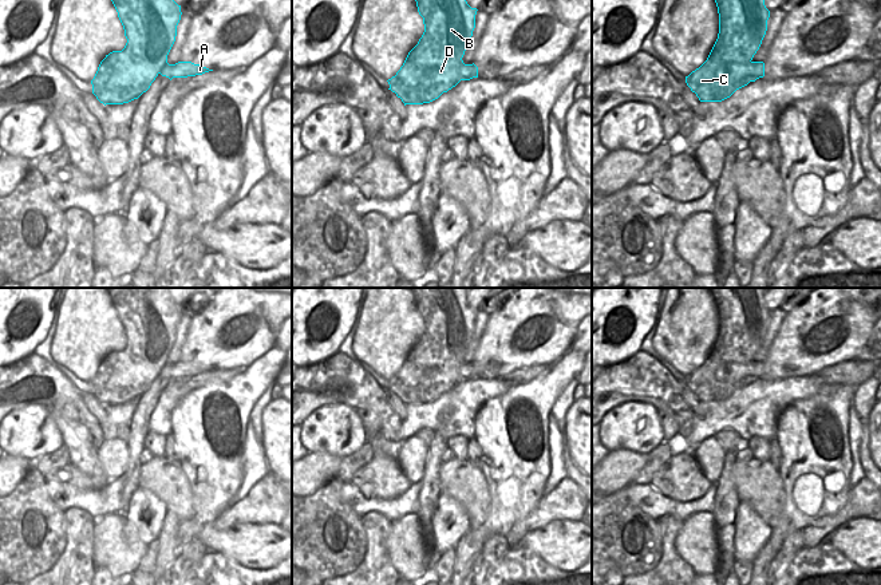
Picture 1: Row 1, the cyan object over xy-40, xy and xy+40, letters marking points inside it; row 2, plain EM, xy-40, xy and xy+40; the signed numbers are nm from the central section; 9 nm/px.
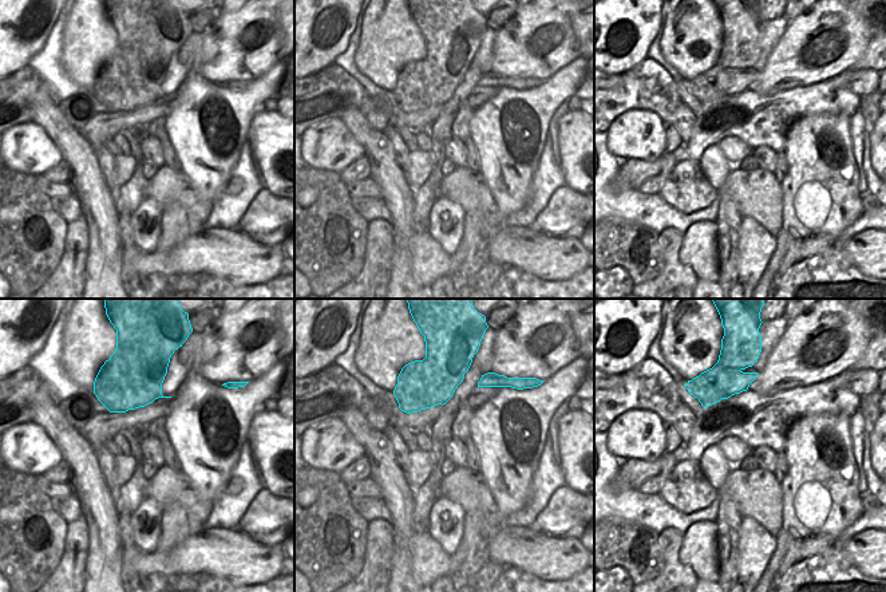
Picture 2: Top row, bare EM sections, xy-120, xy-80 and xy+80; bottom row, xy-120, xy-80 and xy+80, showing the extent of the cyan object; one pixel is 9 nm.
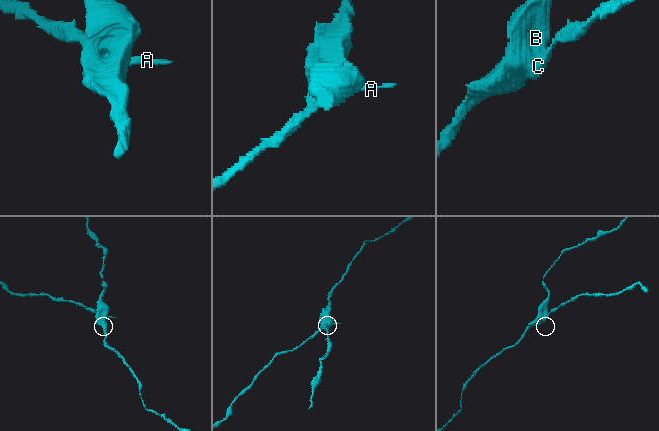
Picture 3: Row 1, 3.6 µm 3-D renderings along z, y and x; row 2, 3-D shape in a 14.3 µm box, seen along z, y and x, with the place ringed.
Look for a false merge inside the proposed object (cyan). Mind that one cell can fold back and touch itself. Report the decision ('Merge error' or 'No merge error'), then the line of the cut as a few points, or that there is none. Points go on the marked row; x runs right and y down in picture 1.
Merge error. Split along xy+40 (712, 72), (726, 80), (741, 80), (749, 76), (755, 79)

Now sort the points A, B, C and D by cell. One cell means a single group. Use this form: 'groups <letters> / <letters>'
groups A / B C D

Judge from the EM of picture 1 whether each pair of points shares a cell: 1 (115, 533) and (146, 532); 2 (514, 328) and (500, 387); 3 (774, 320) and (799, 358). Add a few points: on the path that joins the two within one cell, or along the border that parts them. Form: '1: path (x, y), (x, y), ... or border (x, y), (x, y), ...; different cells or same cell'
1: border (122, 514), (146, 545); different cells
2: border (478, 376), (494, 376), (497, 379); different cells
3: border (786, 312), (767, 355); different cells

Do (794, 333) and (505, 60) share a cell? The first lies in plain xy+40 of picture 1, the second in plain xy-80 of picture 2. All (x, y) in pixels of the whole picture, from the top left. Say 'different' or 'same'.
same

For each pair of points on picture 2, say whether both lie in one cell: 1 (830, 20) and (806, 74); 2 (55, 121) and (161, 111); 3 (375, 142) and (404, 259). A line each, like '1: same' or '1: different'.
1: same
2: different
3: same

